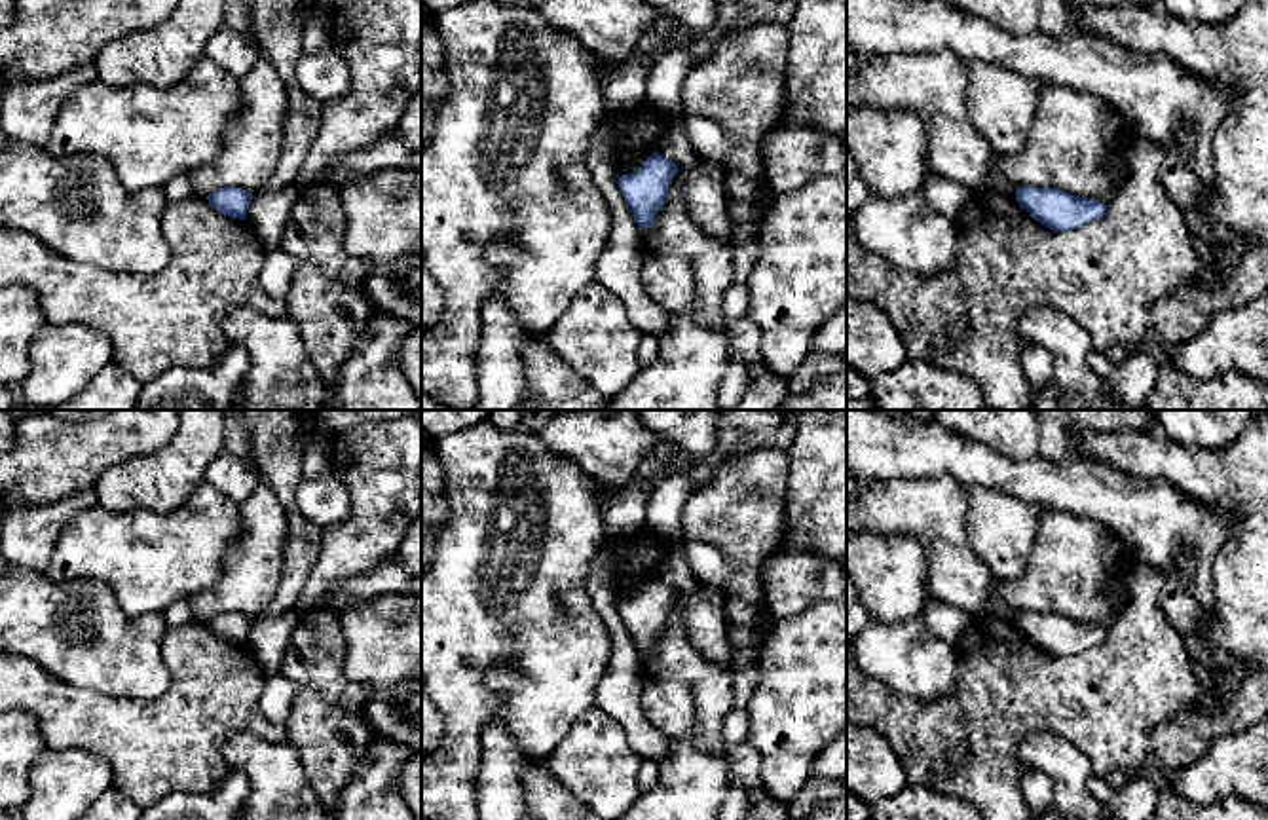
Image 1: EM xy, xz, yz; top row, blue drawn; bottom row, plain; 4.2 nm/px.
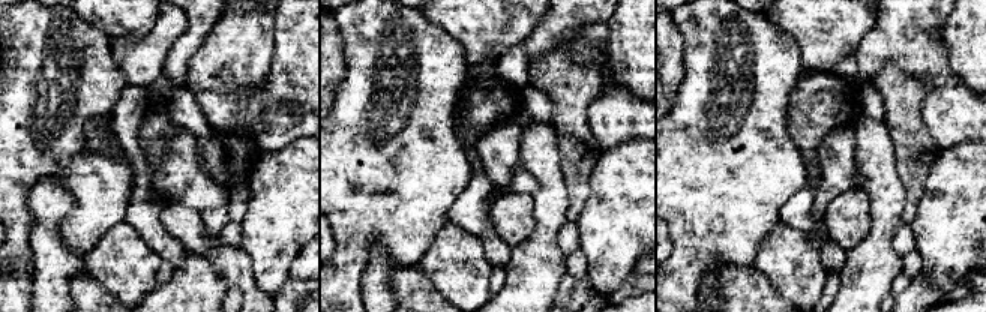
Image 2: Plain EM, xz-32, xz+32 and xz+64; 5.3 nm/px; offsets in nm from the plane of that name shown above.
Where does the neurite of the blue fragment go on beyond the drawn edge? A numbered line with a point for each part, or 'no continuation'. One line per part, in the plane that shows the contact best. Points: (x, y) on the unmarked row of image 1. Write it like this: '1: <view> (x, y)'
no continuation

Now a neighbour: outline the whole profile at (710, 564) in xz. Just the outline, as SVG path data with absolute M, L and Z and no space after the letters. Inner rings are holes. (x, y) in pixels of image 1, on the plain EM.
M681 541L681 547L693 573L702 585L721 588L727 583L731 564L723 550L704 541Z

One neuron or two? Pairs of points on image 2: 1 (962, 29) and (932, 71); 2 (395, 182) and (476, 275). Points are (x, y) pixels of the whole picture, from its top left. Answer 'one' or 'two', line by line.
1: two
2: two

